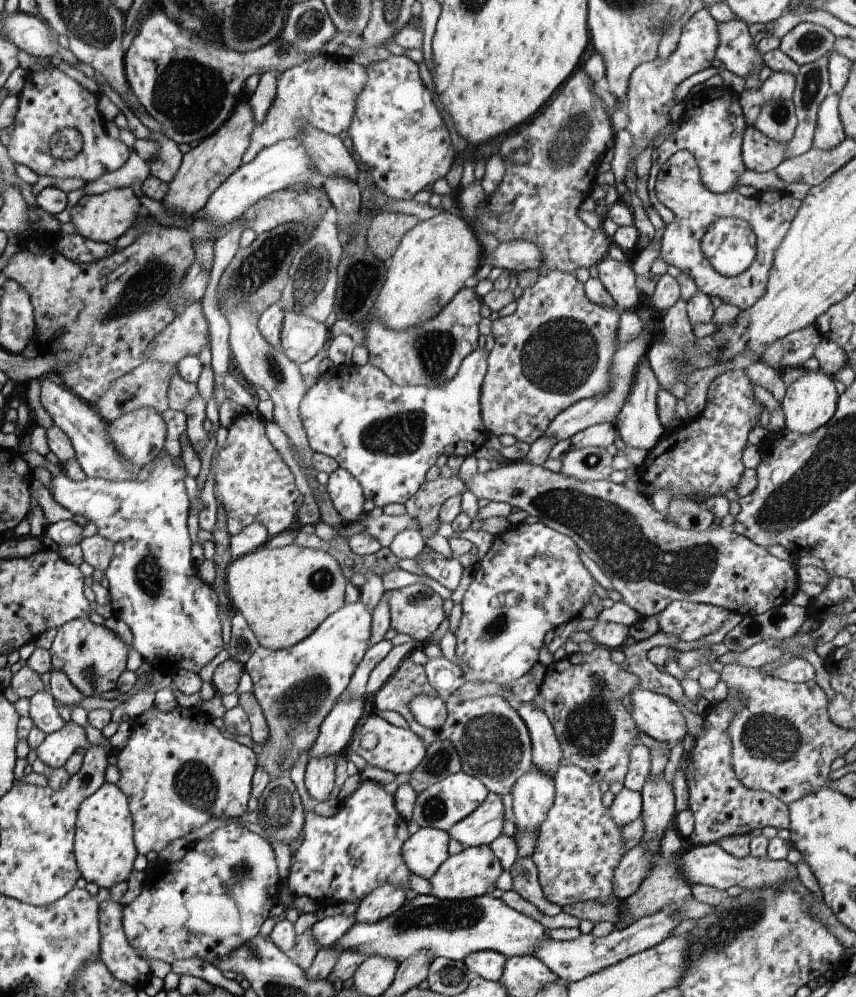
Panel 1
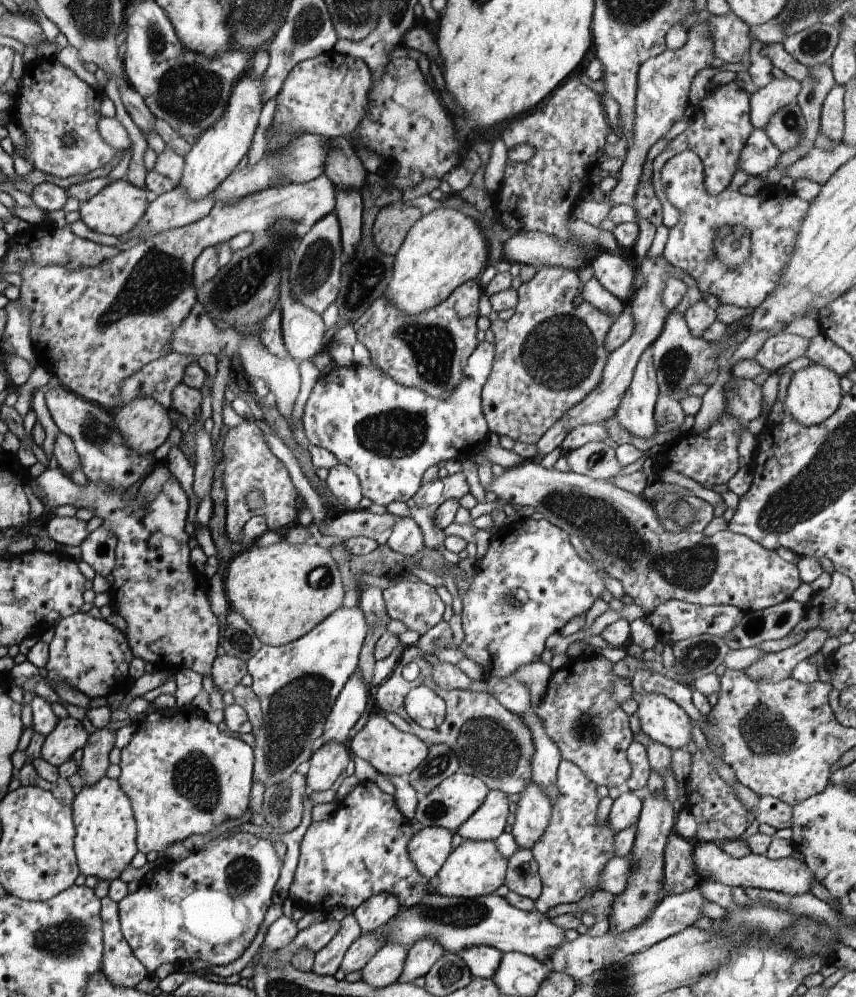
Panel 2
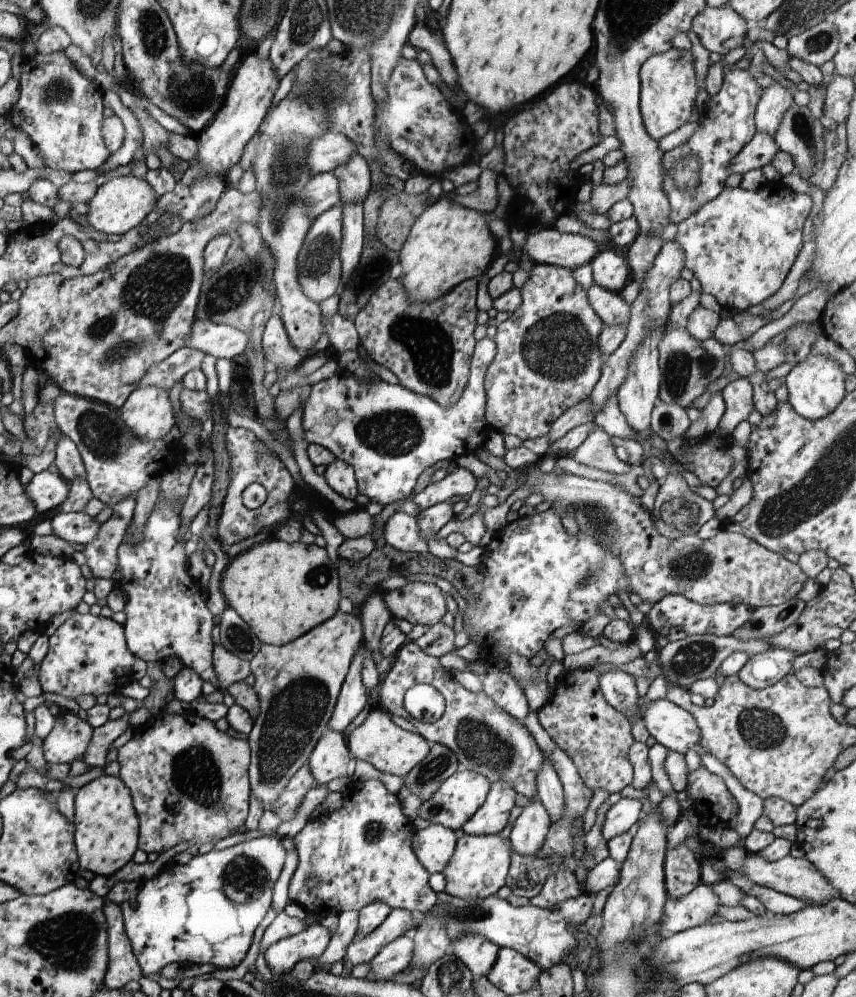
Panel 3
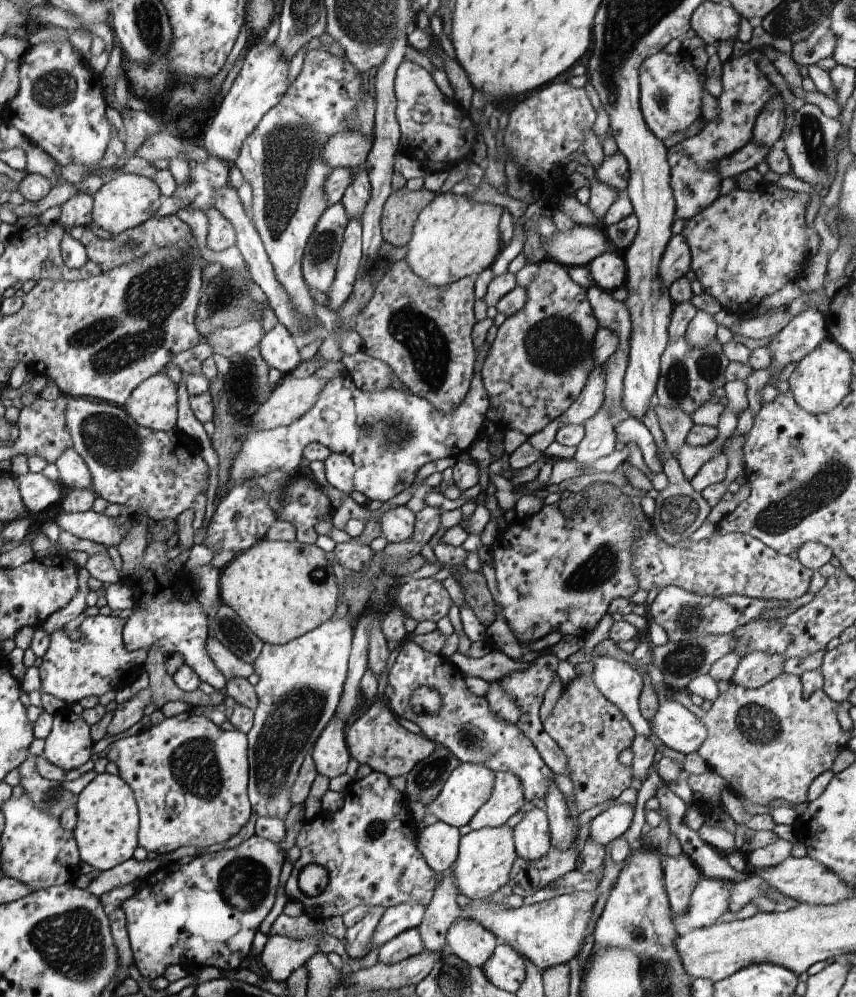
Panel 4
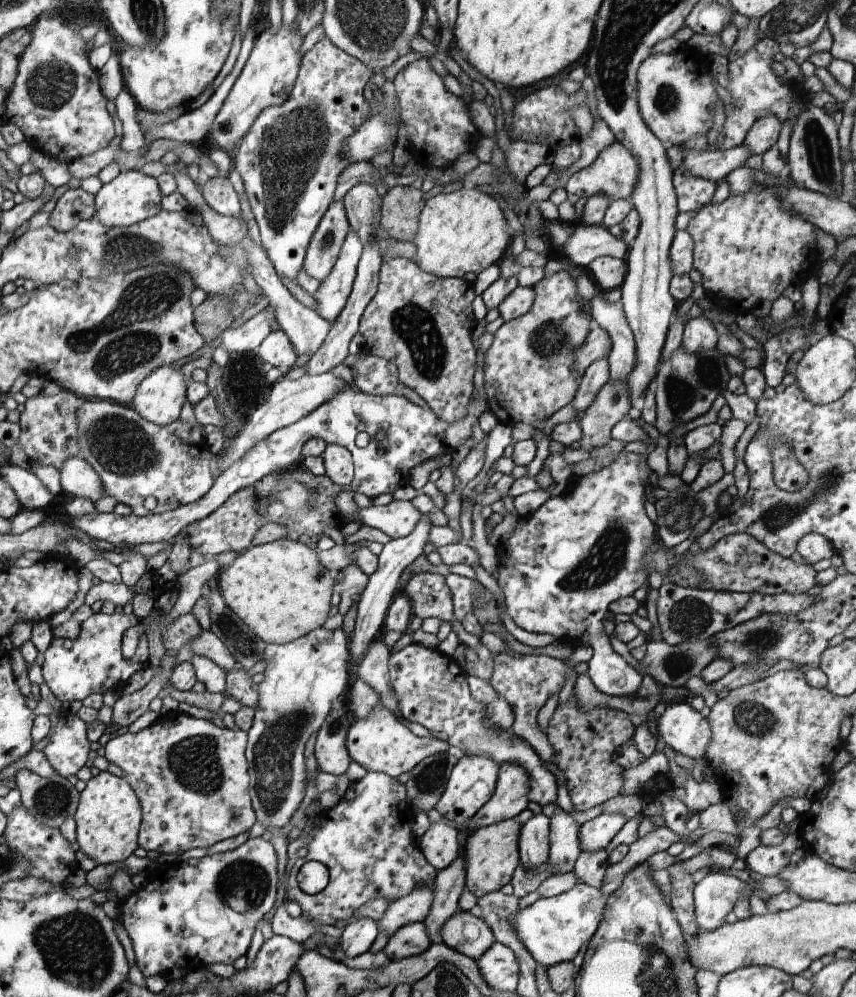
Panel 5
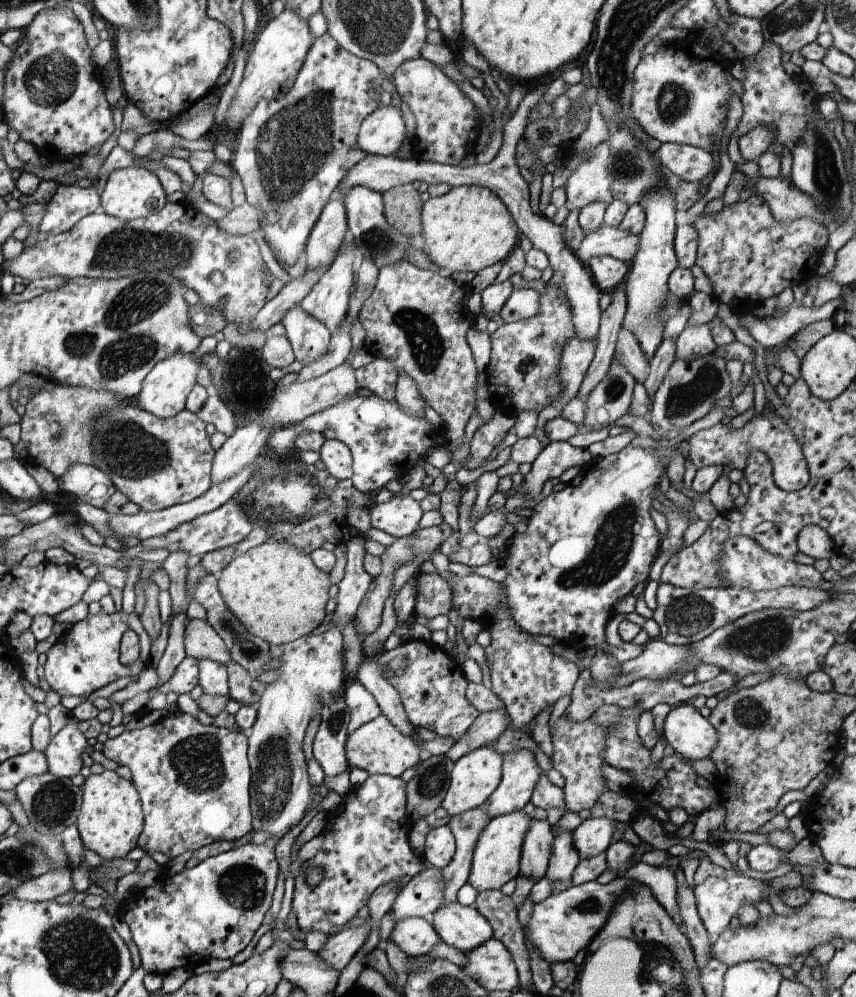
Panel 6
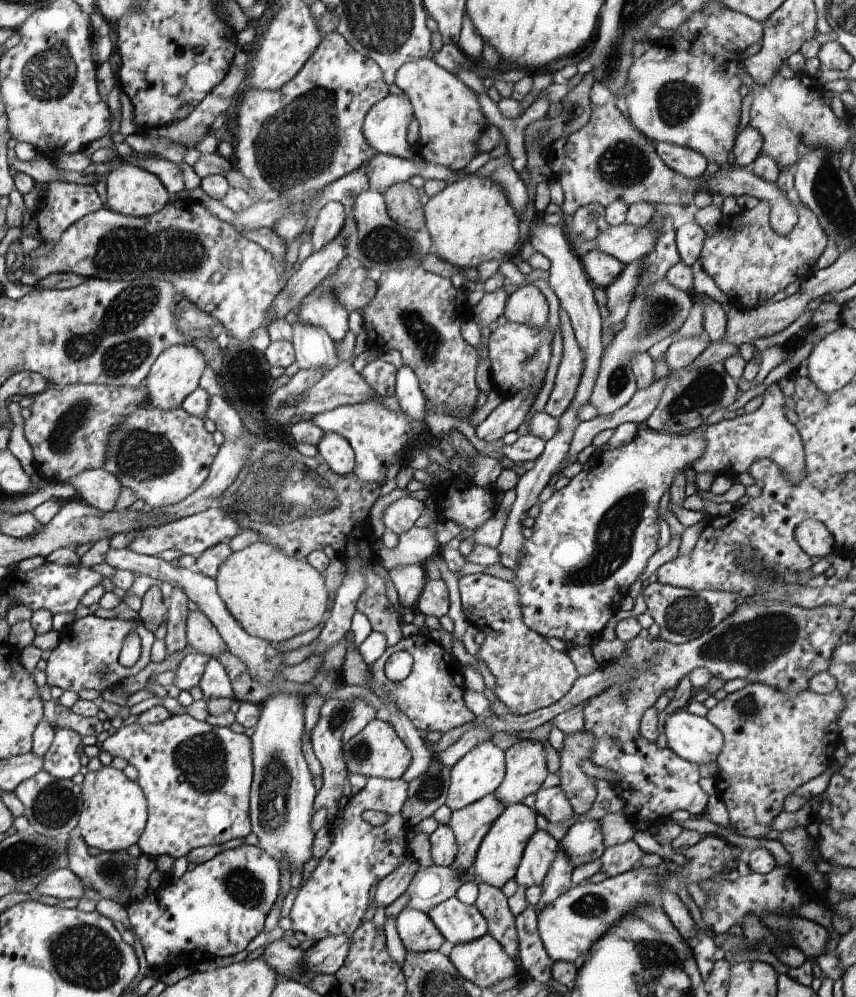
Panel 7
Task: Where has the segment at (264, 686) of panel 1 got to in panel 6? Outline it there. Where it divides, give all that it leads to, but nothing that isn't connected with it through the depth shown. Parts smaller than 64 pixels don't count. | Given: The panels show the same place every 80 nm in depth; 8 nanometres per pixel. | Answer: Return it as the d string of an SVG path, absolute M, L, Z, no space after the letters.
M354 537L347 543L347 563L343 579L340 580L334 592L337 597L335 611L329 616L328 621L333 621L334 626L326 632L314 635L306 635L295 641L283 645L270 645L269 651L272 658L280 657L282 666L279 667L281 674L273 683L268 684L267 689L262 693L258 702L257 719L248 732L248 756L252 771L252 782L250 785L250 800L252 809L252 826L254 831L266 832L269 839L264 843L272 850L299 822L304 818L306 810L311 804L313 786L309 779L307 760L303 753L303 740L306 727L311 716L318 711L326 702L320 694L331 694L336 697L343 693L346 687L344 677L345 660L343 657L343 628L354 621L357 610L368 592L373 576L366 572L363 565L366 550L364 549L365 539Z

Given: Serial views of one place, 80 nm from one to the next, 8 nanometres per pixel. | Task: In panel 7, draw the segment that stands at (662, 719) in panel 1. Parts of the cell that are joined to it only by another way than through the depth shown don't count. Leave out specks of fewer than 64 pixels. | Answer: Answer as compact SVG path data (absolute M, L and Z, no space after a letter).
M676 705L668 712L668 718L664 724L667 736L667 746L670 747L680 758L691 763L708 764L716 761L719 752L724 746L723 734L706 717L690 714L686 706Z

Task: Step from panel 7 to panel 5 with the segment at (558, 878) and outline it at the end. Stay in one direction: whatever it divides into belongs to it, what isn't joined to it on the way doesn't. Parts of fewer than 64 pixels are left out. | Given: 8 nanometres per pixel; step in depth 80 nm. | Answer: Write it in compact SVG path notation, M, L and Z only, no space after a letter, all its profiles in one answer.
M557 808L551 817L549 832L549 859L547 863L555 869L554 875L569 873L581 853L579 847L579 825L570 812Z

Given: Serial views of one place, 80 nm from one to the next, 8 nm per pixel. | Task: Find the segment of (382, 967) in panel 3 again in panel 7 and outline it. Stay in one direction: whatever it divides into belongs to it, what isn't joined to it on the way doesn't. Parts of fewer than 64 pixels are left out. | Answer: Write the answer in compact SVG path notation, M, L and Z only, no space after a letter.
M405 907L396 919L399 937L407 951L426 953L446 948L445 938L425 912Z

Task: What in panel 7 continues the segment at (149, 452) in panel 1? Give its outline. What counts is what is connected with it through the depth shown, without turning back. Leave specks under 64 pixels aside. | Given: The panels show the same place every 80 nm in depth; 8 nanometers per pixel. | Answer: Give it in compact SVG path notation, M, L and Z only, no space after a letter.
M184 343L171 346L162 352L153 365L152 372L145 378L144 383L149 392L148 406L154 409L170 410L181 406L182 401L199 387L199 380L207 362L204 355L194 345Z

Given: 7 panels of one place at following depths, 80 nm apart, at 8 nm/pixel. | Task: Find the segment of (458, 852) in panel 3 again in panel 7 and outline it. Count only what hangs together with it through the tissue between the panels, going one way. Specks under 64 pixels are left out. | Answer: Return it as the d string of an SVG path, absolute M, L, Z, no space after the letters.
M516 803L505 808L505 811L493 822L488 834L482 839L475 856L473 880L480 884L485 882L502 888L506 882L516 876L518 865L523 857L530 837L536 828L537 812L524 803Z

